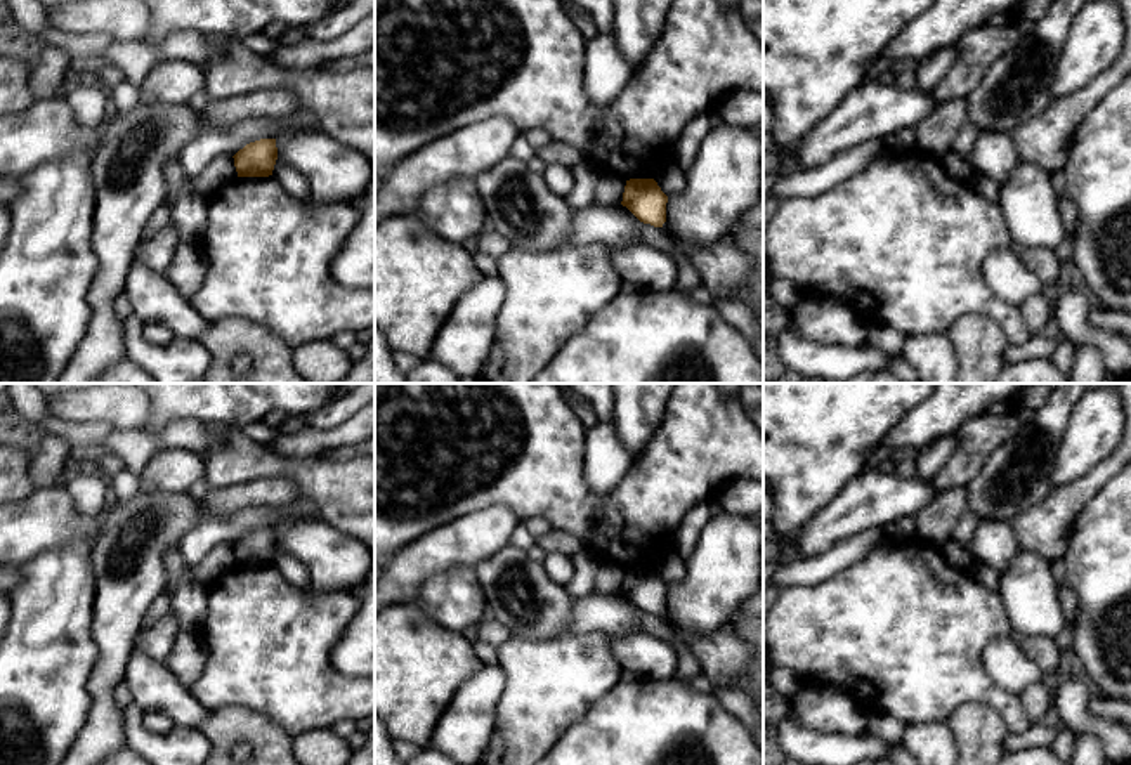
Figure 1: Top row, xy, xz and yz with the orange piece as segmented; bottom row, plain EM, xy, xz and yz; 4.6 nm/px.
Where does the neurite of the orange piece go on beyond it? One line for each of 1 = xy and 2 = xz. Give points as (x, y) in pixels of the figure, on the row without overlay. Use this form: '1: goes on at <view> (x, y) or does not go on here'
1: does not go on here
2: does not go on here

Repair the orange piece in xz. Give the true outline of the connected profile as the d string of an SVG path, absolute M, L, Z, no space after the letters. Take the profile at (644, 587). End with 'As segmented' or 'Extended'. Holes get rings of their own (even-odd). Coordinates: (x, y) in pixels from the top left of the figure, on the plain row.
M654 567L626 569L623 590L640 611L663 616L666 611L668 585L661 579Z. As segmented

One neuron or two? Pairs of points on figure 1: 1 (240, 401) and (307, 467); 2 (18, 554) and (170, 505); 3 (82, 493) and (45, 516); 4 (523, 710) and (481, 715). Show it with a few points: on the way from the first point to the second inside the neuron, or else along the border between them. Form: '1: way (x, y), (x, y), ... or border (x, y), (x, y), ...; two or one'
1: border (203, 424), (228, 424), (241, 429); two
2: border (101, 517), (101, 528), (92, 543); two
3: border (61, 483), (80, 514), (99, 517); two
4: border (503, 673), (496, 722), (486, 746); two

